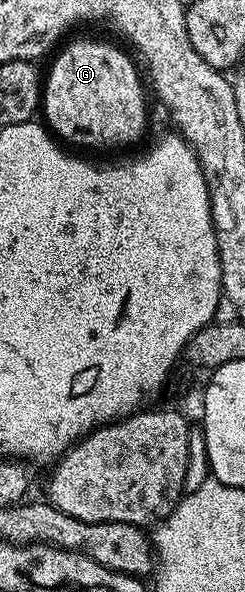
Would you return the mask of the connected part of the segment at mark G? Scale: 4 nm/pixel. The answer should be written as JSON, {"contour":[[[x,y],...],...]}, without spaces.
{"contour":[[[74,39],[55,57],[50,72],[44,75],[40,107],[43,112],[46,110],[45,122],[59,140],[67,139],[82,147],[118,147],[140,138],[146,127],[146,95],[142,92],[142,79],[133,61],[116,44],[105,43],[102,39]]]}

